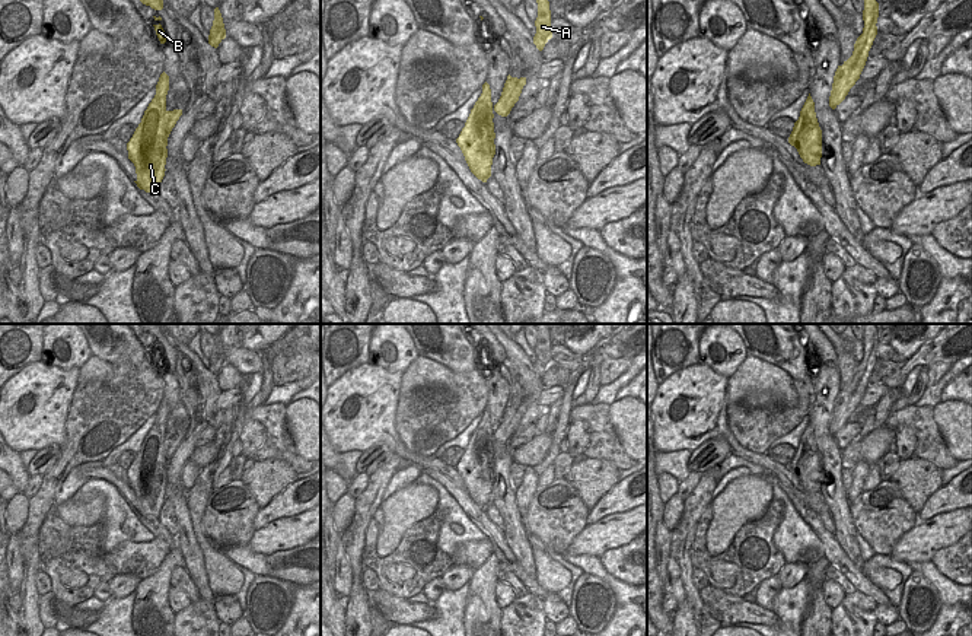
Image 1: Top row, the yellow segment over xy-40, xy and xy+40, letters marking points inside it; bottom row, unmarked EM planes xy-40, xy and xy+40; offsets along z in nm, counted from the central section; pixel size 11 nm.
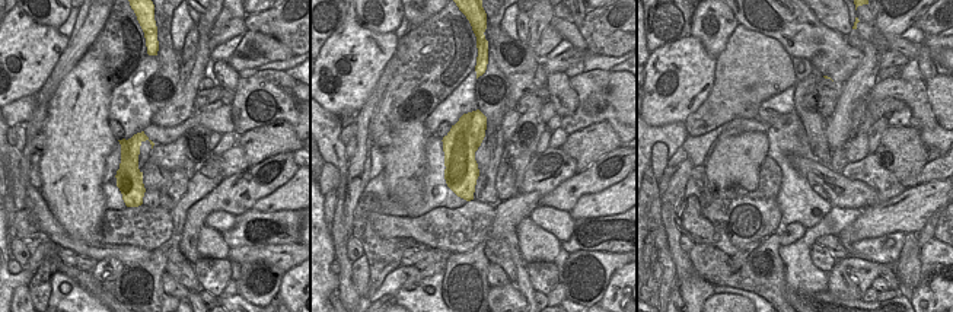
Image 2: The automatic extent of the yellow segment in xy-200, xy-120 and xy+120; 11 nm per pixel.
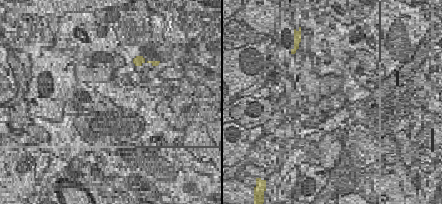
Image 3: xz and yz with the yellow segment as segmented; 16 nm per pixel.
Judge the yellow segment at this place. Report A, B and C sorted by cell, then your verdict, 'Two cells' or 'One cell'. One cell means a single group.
Groups: A / B C. Two cells.

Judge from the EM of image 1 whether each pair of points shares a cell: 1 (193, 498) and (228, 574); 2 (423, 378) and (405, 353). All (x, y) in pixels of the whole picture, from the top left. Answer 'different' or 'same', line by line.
1: same
2: different

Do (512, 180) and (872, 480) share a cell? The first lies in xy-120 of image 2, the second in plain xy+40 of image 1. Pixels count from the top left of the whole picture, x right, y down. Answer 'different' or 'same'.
different

